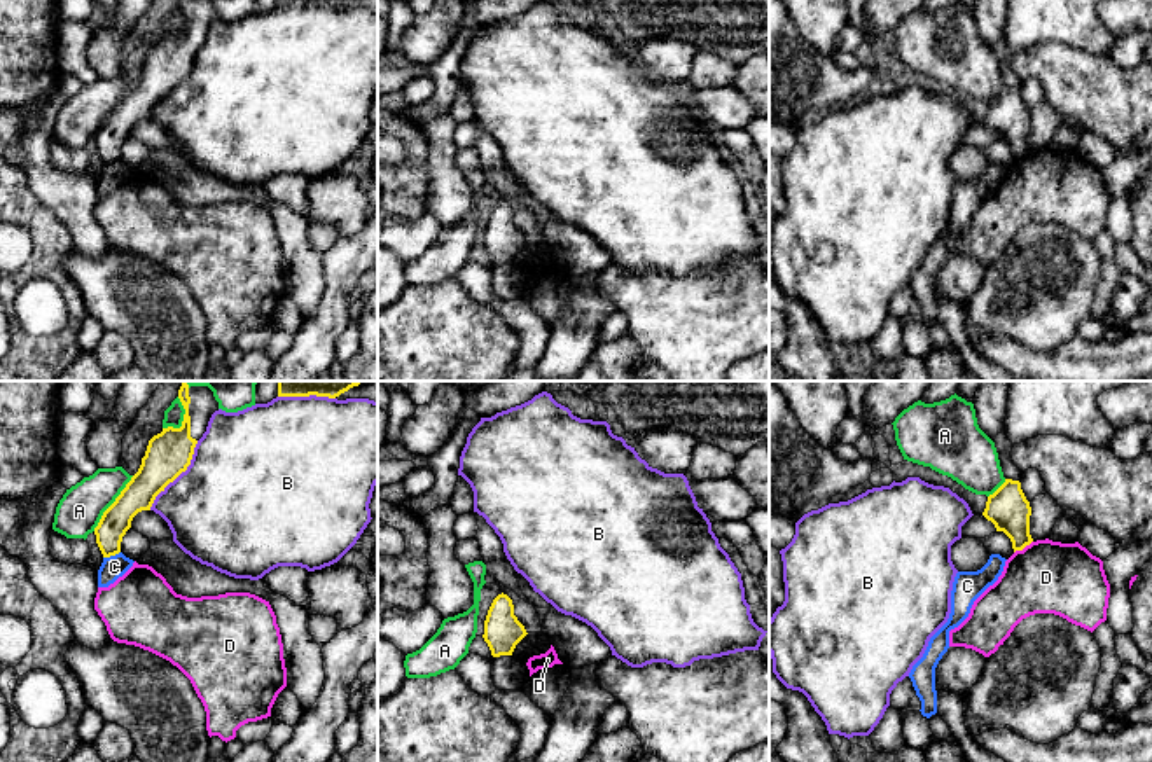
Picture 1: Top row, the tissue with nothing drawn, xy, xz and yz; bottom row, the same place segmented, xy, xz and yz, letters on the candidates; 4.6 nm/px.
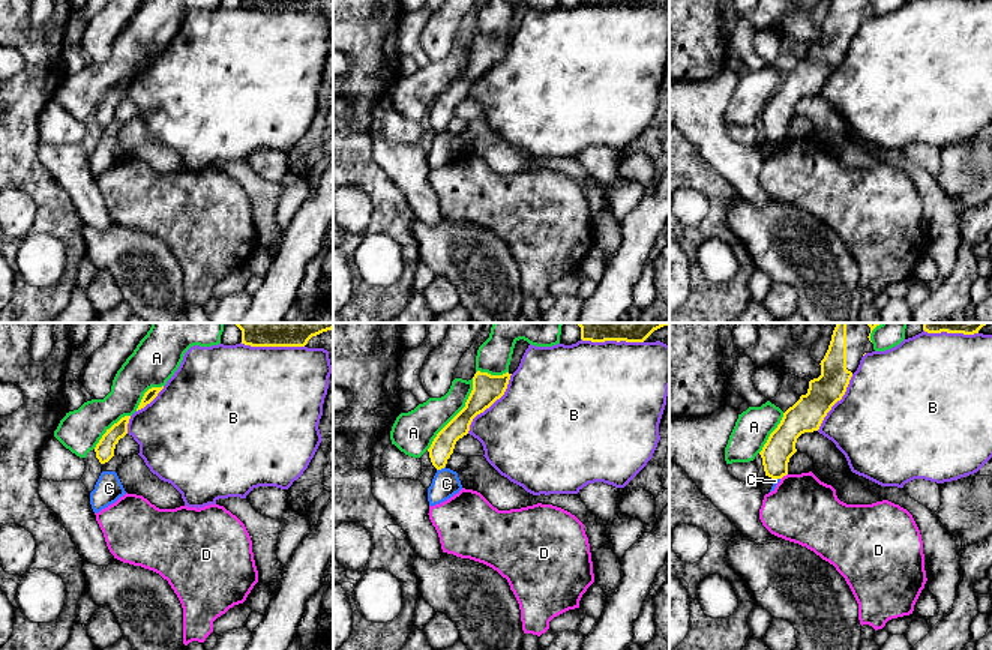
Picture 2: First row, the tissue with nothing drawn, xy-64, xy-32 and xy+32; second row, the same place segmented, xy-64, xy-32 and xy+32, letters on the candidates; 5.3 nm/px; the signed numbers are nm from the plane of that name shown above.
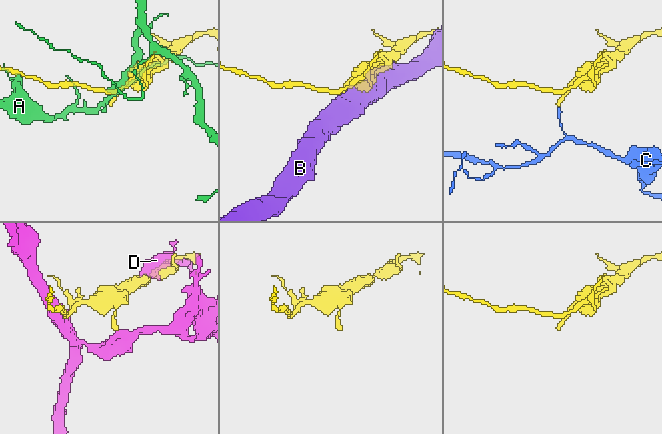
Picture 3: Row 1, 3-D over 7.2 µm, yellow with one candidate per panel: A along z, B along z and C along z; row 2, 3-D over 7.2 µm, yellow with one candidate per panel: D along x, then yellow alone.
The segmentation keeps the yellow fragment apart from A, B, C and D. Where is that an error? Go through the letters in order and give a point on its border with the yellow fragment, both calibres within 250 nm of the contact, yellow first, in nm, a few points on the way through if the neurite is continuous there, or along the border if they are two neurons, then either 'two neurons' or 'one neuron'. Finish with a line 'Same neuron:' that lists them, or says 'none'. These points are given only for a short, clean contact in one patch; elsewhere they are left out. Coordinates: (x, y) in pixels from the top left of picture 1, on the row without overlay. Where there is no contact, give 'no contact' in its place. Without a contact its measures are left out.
A: contact xy (112, 112); calibres 160 and 200 nm; two neurons
B: contact xy (179, 83); calibres 200 and 480 nm; two neurons
C: contact xy (111, 163); calibres 140 and 110 nm; border xy (119, 159), (104, 166); two neurons
D: contact yz (1023, 156); calibres 190 and 340 nm; two neurons
Same neuron: none

